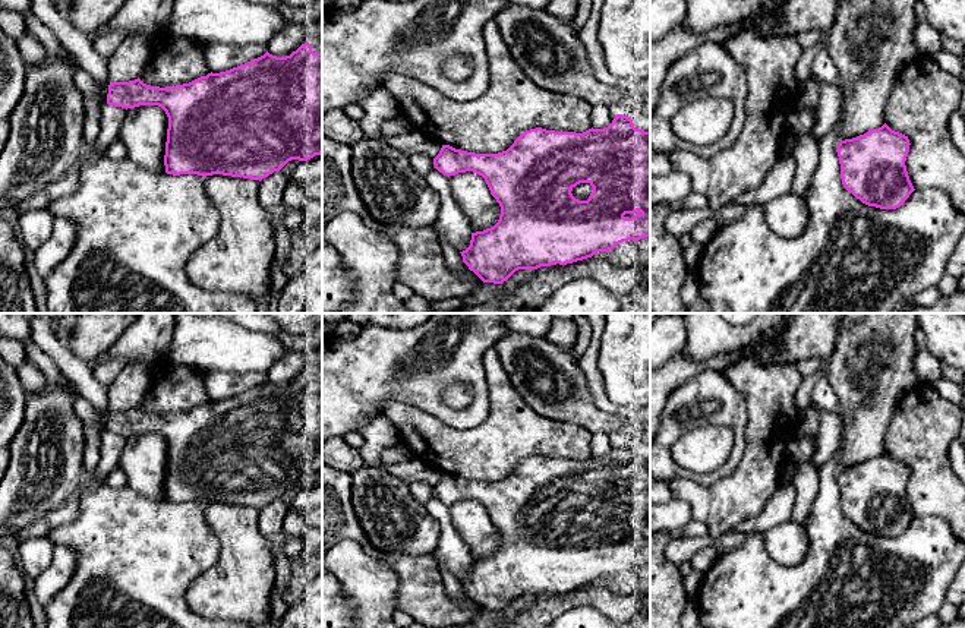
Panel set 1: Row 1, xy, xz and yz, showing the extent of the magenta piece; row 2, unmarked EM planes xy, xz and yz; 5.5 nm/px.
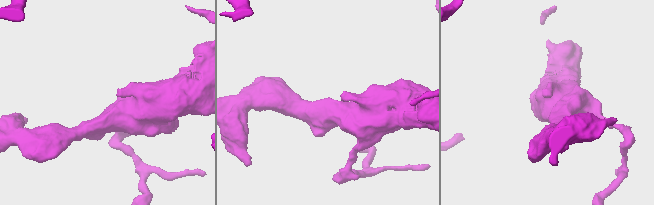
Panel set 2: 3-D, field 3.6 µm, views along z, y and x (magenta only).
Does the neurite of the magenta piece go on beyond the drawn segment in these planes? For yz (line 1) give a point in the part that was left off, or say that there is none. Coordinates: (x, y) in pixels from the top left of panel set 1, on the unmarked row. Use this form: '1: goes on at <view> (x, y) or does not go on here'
1: does not go on here

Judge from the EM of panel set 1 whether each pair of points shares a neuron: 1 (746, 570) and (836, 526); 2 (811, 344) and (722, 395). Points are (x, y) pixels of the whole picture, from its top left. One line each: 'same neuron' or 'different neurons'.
1: same neuron
2: different neurons

